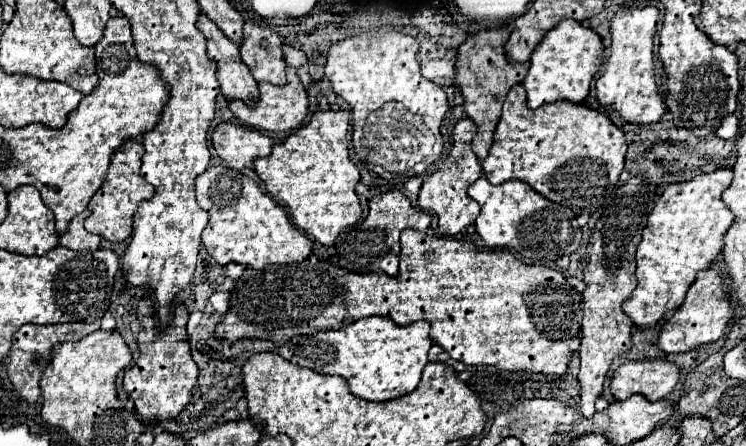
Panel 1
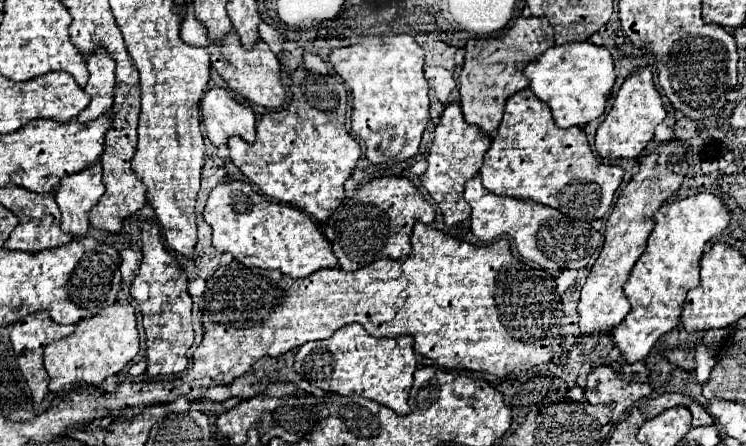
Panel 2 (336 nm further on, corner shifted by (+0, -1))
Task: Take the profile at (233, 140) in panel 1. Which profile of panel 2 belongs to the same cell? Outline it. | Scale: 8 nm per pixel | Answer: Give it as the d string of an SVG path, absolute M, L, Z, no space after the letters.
M222 88L208 90L206 96L202 98L200 112L202 112L202 122L204 122L204 128L206 128L206 136L210 138L210 142L214 146L226 144L228 138L232 138L232 136L240 136L248 144L254 142L254 138L256 138L256 114L254 114L254 110L250 106L238 104L226 90L222 90Z

